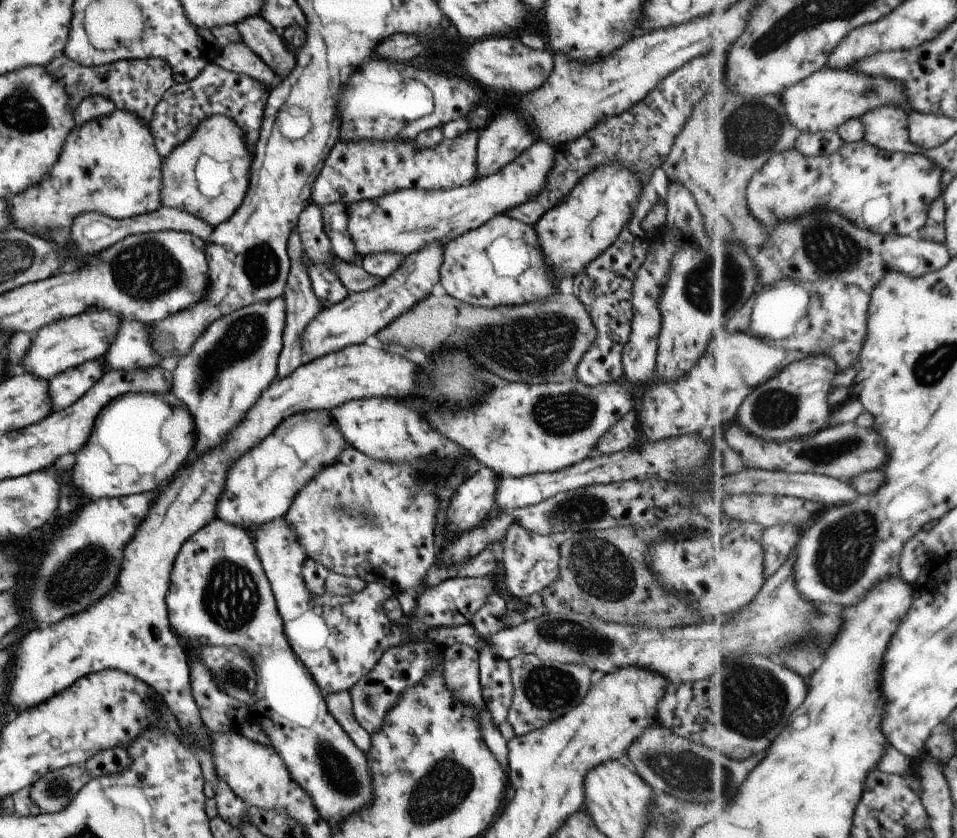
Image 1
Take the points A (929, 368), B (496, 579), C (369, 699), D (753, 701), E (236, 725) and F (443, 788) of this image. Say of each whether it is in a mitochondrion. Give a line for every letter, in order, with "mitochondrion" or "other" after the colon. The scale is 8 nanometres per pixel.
A: mitochondrion
B: other
C: mitochondrion
D: mitochondrion
E: other
F: mitochondrion

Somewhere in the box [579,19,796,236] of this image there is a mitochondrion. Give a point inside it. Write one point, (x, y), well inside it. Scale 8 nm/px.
(750, 130)

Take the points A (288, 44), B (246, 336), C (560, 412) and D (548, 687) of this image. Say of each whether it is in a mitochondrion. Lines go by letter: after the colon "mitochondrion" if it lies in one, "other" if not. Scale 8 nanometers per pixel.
A: other
B: mitochondrion
C: mitochondrion
D: mitochondrion

